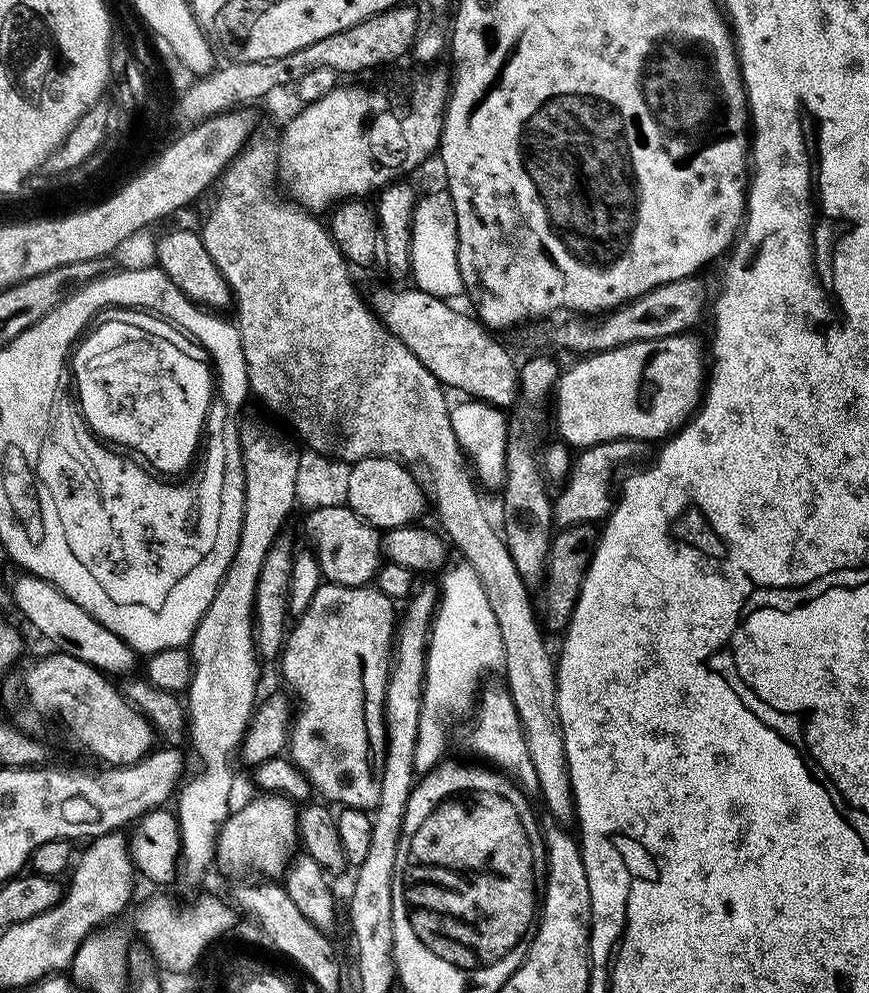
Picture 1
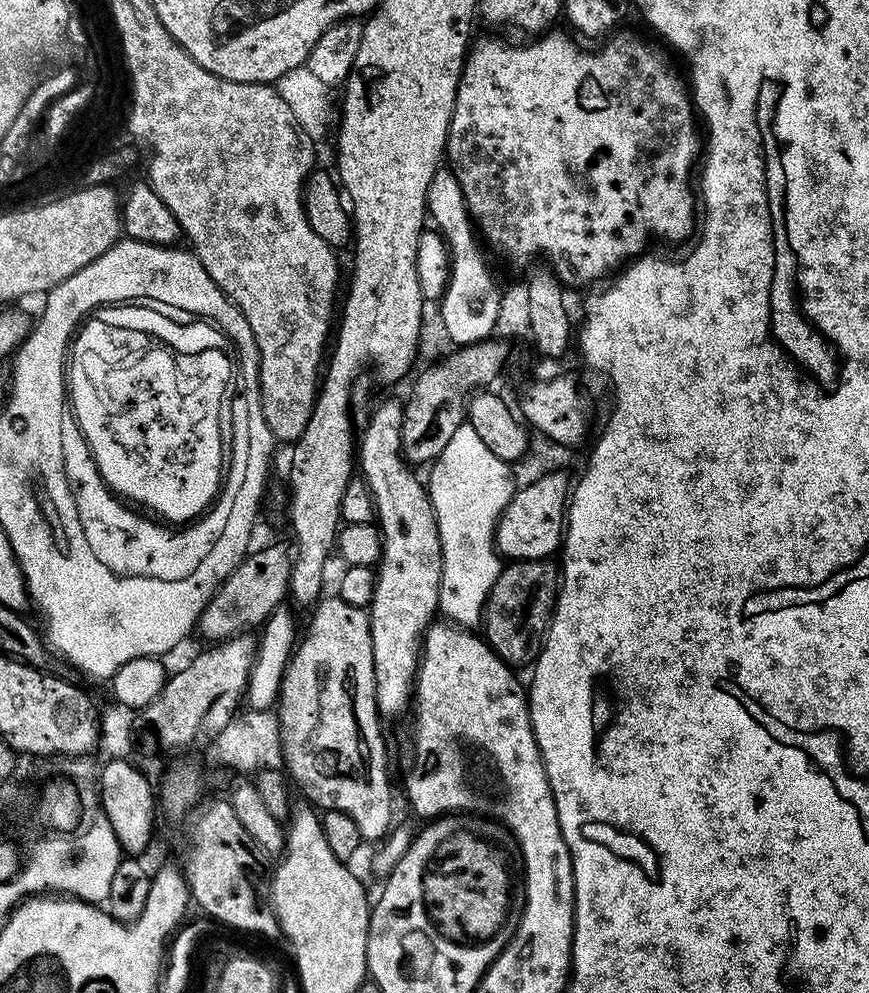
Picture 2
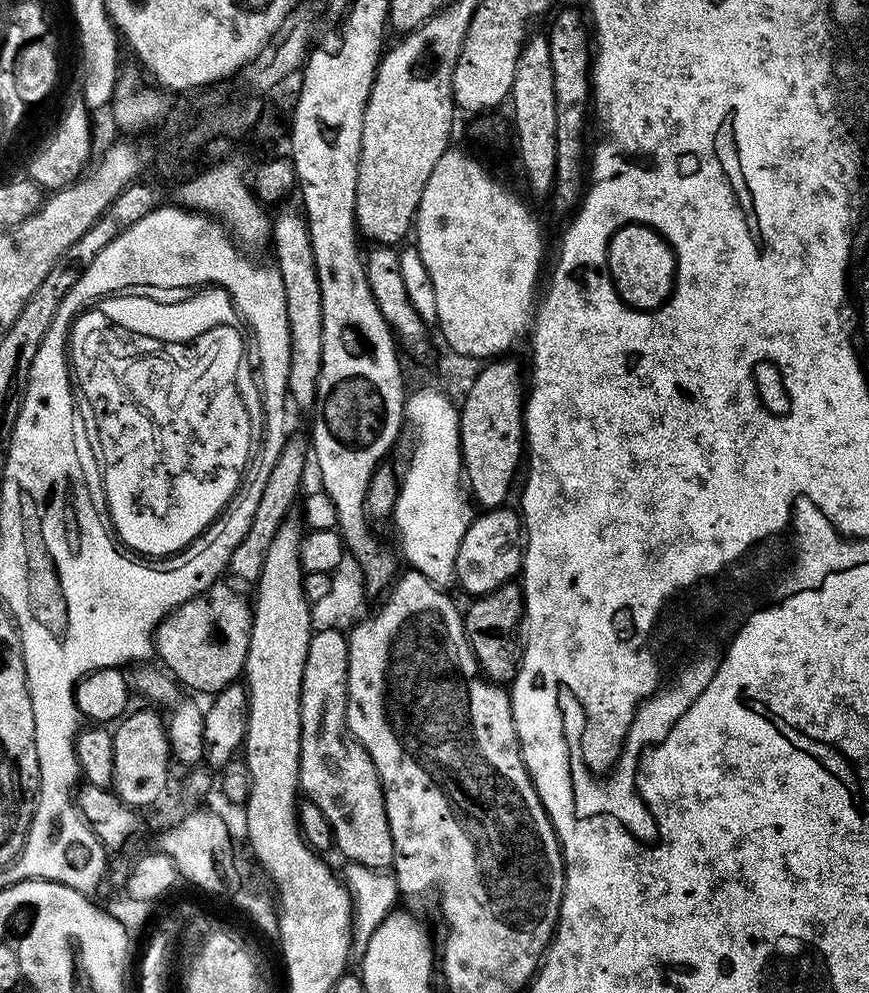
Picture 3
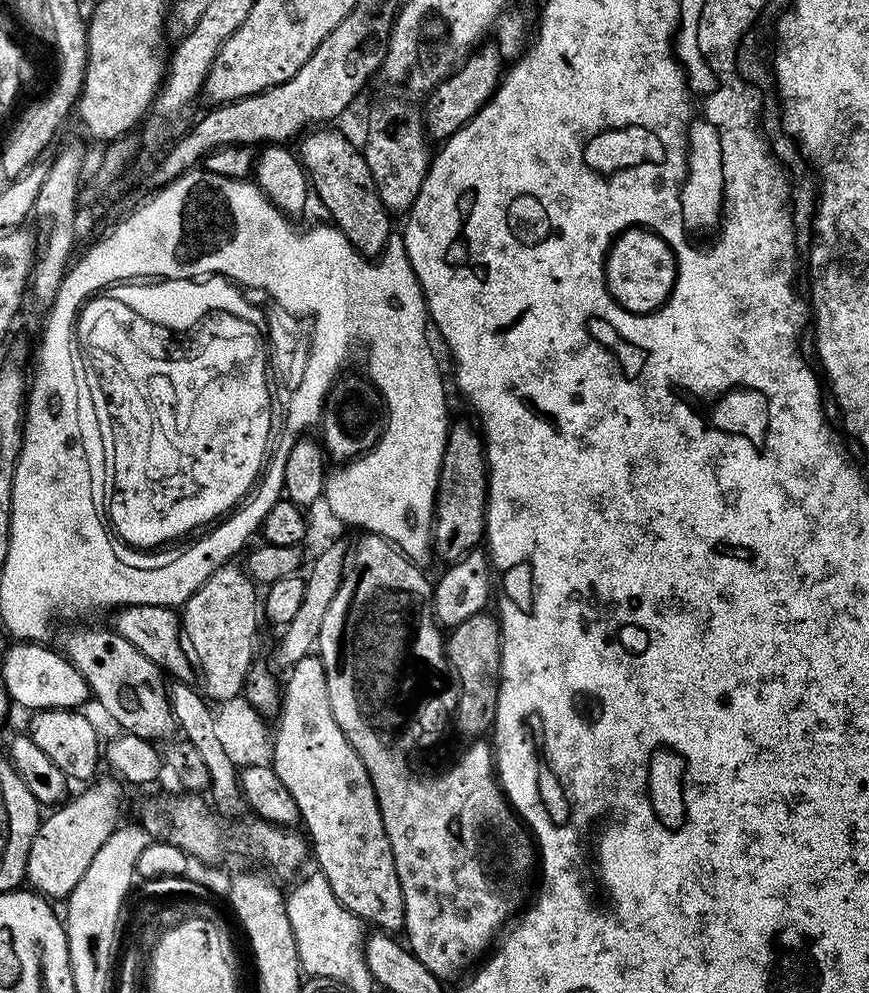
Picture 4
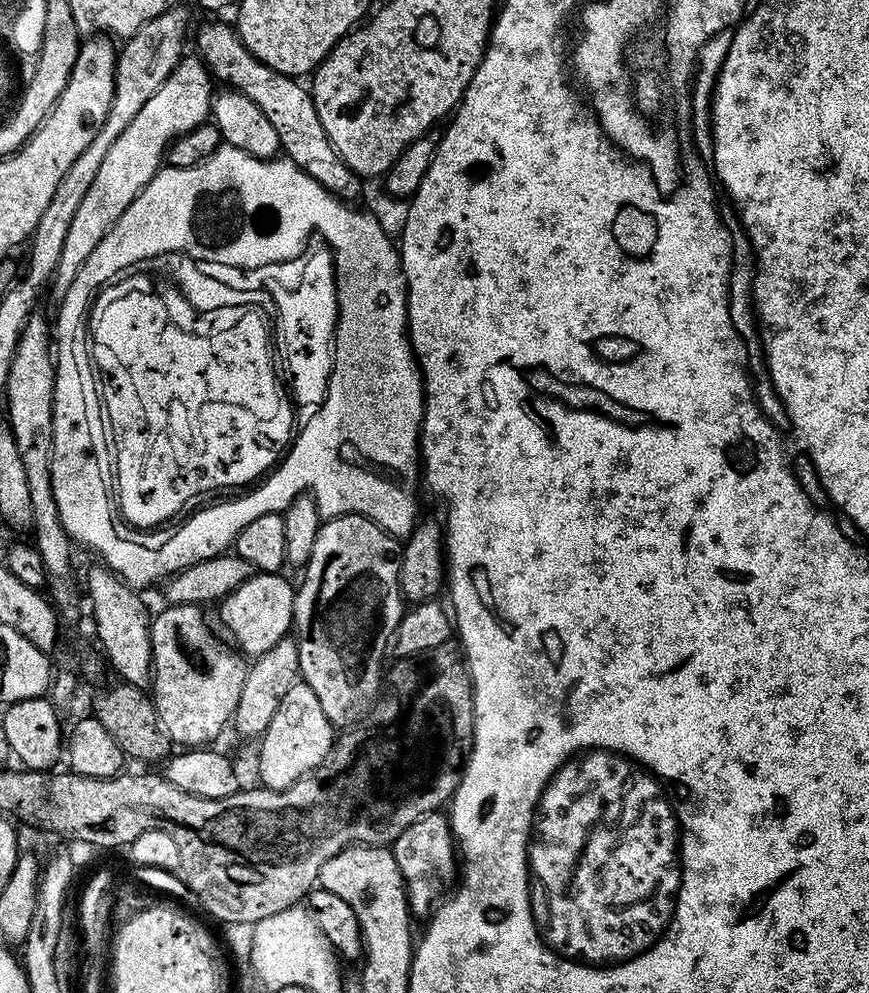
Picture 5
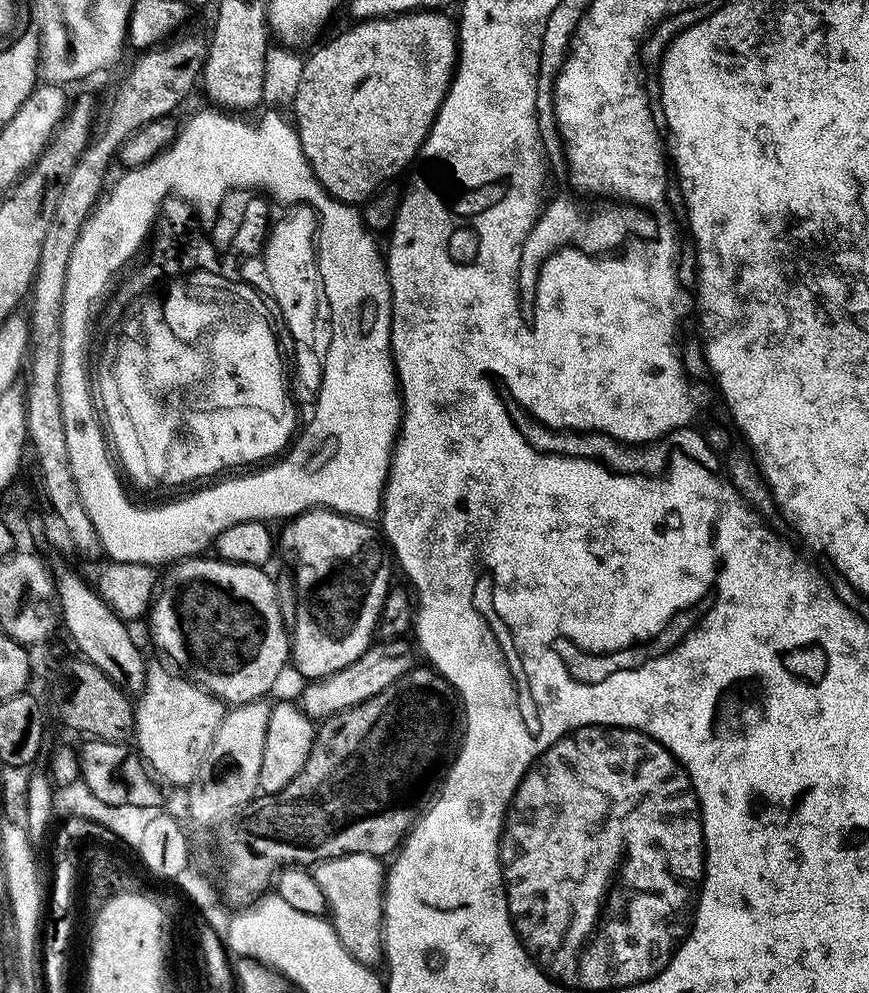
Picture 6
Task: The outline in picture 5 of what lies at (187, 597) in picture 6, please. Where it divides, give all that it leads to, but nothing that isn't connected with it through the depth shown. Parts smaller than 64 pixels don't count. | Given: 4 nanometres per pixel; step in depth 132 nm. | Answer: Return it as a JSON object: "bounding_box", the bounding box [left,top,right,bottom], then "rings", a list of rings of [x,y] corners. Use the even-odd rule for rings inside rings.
{"bounding_box":[219,571,295,658],"rings":[[[261,571],[249,576],[246,582],[239,584],[230,595],[219,601],[220,620],[240,643],[239,651],[255,658],[289,635],[294,624],[292,611],[295,601],[294,584],[284,574]]]}

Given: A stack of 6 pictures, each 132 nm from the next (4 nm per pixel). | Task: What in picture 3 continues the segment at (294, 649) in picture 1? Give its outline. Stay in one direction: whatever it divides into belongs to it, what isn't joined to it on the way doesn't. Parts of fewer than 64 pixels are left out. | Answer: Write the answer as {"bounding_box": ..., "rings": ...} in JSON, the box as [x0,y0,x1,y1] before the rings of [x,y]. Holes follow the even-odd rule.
{"bounding_box":[300,627,394,869],"rings":[[[339,627],[313,635],[302,678],[300,713],[300,788],[303,795],[321,808],[332,830],[335,847],[340,847],[345,861],[387,869],[392,862],[394,846],[384,809],[384,791],[370,754],[366,754],[348,728],[348,637]]]}

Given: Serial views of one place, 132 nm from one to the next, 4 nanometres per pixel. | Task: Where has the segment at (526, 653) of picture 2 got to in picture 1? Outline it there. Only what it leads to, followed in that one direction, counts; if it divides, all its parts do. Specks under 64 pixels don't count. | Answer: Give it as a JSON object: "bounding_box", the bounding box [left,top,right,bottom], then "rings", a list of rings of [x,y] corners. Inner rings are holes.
{"bounding_box":[538,524,598,633],"rings":[[[575,524],[573,528],[560,528],[553,535],[552,548],[548,552],[548,567],[542,581],[544,601],[539,601],[538,608],[542,613],[542,624],[549,633],[563,633],[571,620],[576,603],[580,601],[580,591],[584,577],[588,575],[588,565],[596,549],[598,532],[592,524]]]}

